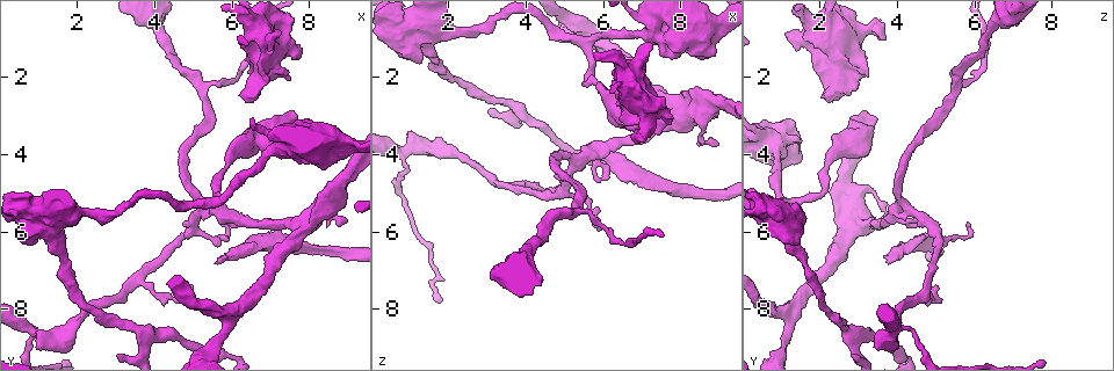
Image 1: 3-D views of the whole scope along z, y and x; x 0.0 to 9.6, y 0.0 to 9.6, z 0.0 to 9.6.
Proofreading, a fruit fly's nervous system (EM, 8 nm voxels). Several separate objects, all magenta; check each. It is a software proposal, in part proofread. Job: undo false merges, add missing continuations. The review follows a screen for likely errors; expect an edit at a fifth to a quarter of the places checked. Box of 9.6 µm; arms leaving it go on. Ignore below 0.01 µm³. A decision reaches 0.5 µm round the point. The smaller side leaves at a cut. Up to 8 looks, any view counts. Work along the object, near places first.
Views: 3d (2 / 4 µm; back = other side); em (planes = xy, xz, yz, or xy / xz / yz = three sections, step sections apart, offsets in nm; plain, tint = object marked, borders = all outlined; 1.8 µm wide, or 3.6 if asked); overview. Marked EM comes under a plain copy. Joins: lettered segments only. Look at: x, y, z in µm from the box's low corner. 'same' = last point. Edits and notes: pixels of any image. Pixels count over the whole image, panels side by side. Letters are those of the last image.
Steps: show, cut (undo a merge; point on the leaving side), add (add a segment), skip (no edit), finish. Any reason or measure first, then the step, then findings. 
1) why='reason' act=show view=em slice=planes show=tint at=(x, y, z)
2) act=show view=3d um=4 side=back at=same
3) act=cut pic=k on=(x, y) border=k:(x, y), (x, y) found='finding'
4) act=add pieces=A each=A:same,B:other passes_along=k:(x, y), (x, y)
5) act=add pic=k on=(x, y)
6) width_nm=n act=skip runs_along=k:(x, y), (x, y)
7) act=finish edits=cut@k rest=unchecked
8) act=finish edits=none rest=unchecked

why='stops while still wide' act=show view=3d um=4 at=(6.40, 1.90, 3.05)

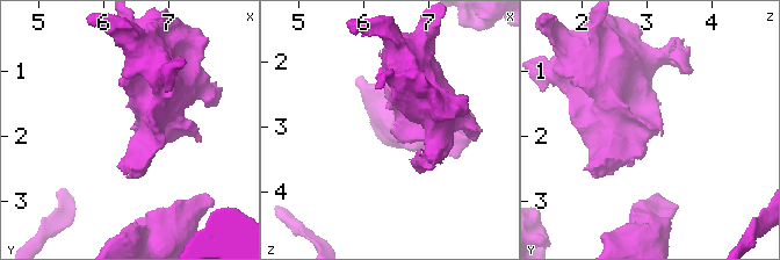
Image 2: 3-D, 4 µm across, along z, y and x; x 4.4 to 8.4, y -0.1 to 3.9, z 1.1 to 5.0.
why='need the tissue' act=show view=em slice=planes show=borders at=(6.40, 1.90, 3.10)

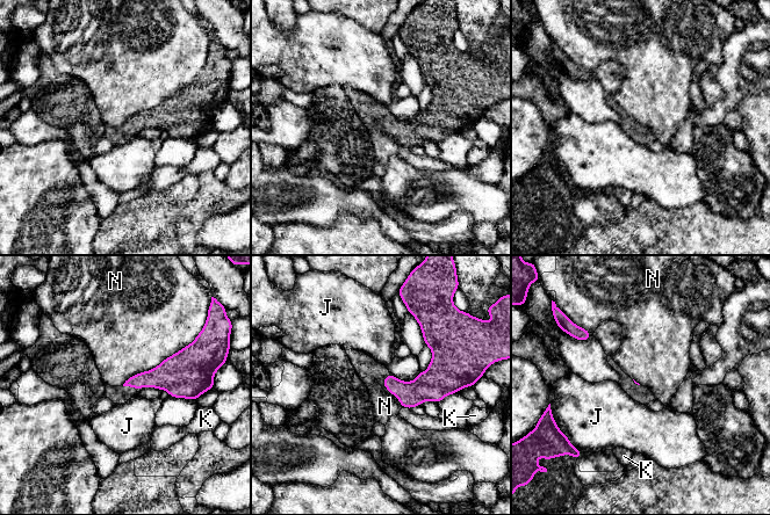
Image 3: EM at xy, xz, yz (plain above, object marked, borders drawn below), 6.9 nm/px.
act=skip each=J:other,K:other,N:other border=3:(191, 343), (122, 384) found='no lettered segment goes on from it'

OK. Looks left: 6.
act=show view=3d um=4 at=(5.90, 4.25, 2.15)

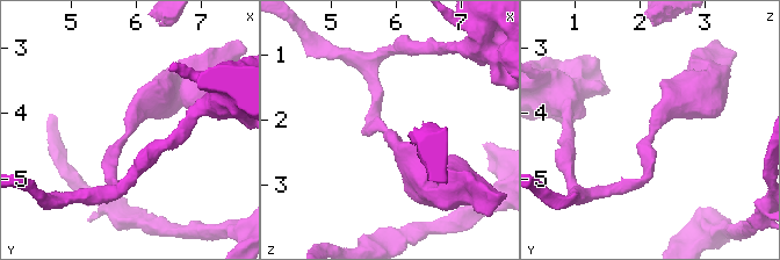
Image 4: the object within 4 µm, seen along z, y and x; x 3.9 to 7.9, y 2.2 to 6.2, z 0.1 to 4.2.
arm_widths_nm=190,360 why='need the tissue' act=show view=em slice=xz step=8 show=tint at=(5.90, 4.25, 2.20)

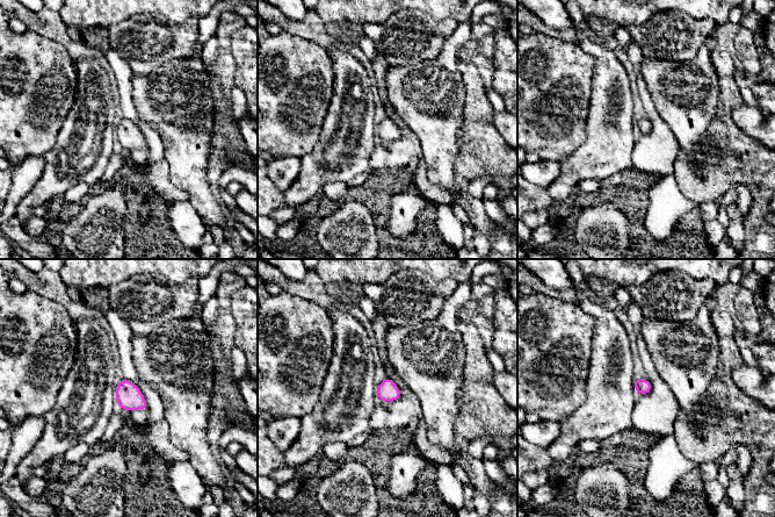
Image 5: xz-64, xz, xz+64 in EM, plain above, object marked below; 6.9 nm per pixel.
why='cut it another way' act=show view=em slice=xy step=8 show=borders at=same

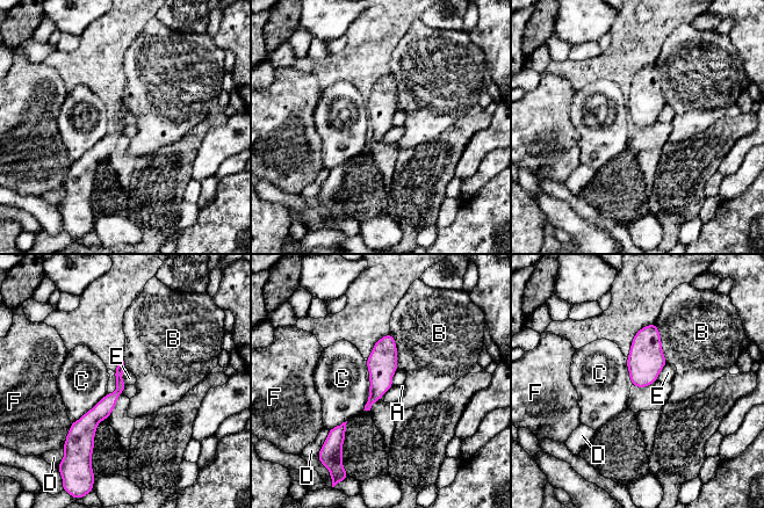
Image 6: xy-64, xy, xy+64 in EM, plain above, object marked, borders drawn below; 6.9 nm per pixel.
longest_contact=C:340nm act=skip each=A:other,B:other,C:other,D:other,E:other,F:other runs_along=6:(121, 364), (119, 391), (79, 438) found='all the same neuron'

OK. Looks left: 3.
why='branch stops here' act=show view=em um=3.6 slice=planes show=borders at=(7.25, 0.85, 1.15)

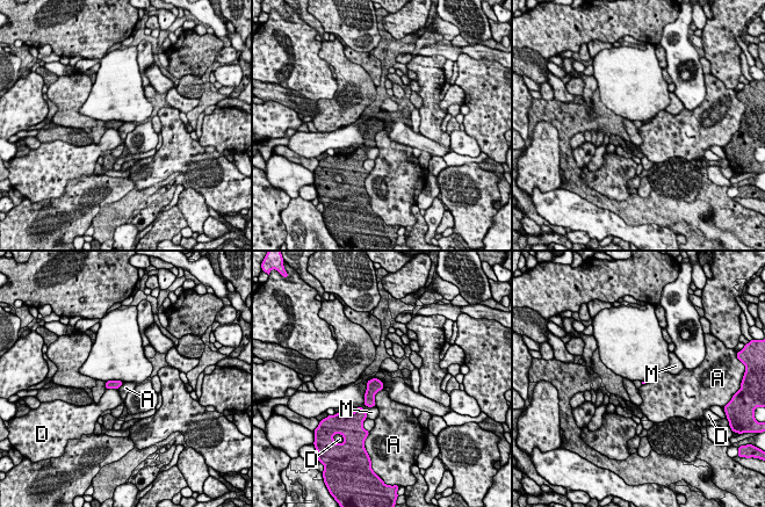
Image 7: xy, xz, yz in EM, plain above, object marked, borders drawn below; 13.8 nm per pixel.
act=skip each=A:other,D:other,M:other border=7:(383, 388), (375, 395), (374, 405) found='no lettered segment goes on from it'

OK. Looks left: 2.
act=finish edits=none rest=unchecked

